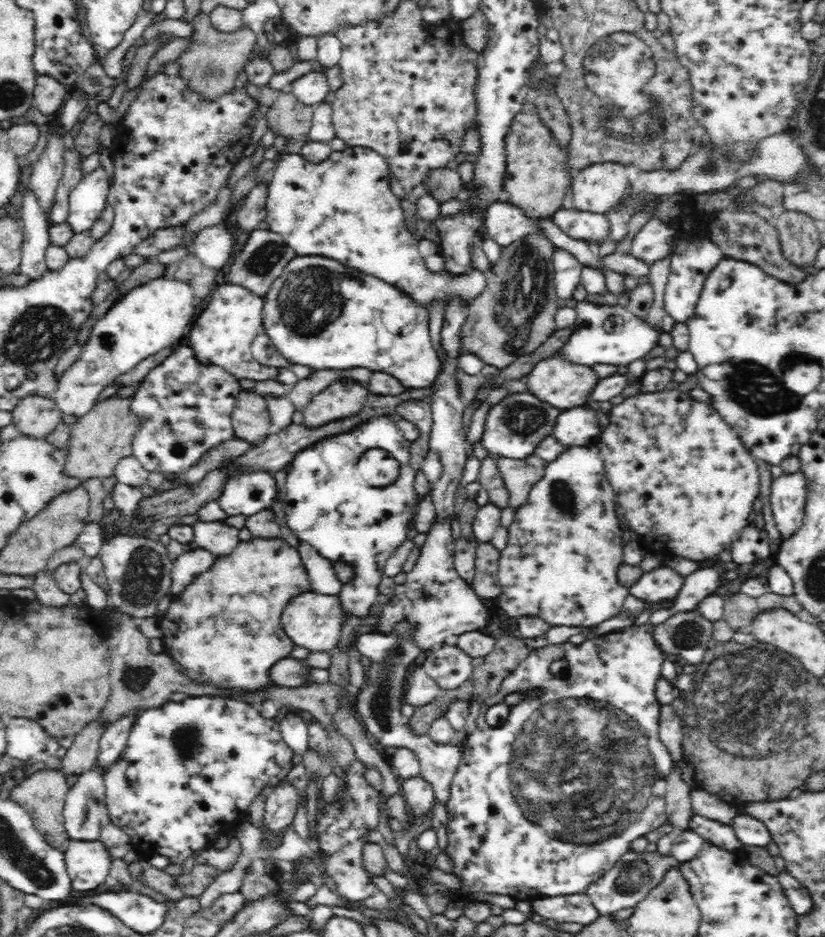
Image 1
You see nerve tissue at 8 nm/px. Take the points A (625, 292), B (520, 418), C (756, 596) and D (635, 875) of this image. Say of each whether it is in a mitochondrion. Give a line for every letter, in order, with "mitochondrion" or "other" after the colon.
A: other
B: mitochondrion
C: other
D: mitochondrion

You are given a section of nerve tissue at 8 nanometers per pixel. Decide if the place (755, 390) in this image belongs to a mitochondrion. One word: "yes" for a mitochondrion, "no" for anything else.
yes

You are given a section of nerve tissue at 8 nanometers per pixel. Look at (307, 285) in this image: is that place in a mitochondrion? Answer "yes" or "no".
yes

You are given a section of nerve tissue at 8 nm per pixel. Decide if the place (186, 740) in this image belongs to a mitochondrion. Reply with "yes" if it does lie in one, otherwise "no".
yes

